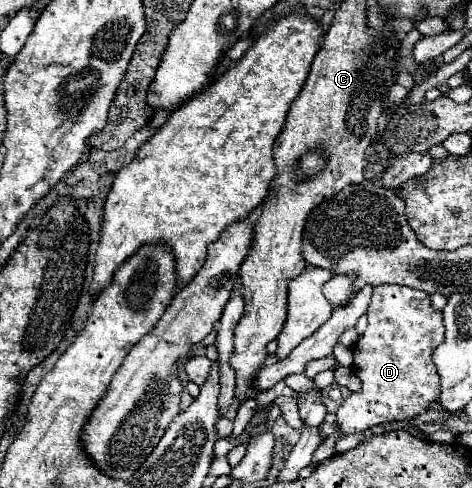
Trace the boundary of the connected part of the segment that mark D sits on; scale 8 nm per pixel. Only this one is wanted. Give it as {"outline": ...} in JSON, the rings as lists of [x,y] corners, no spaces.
{"outline":[[[378,285],[374,287],[370,307],[368,307],[368,327],[352,347],[354,351],[354,373],[362,383],[362,389],[358,393],[350,393],[344,401],[344,405],[336,411],[336,423],[338,431],[328,436],[326,441],[320,443],[320,447],[314,453],[314,461],[326,461],[335,455],[335,445],[338,439],[364,433],[366,429],[372,429],[374,425],[394,423],[394,421],[410,421],[416,415],[430,409],[432,403],[438,403],[438,391],[440,391],[440,377],[436,371],[436,365],[432,361],[434,349],[444,341],[444,323],[442,323],[442,311],[436,311],[430,305],[430,297],[424,291],[404,287],[404,285]]]}

